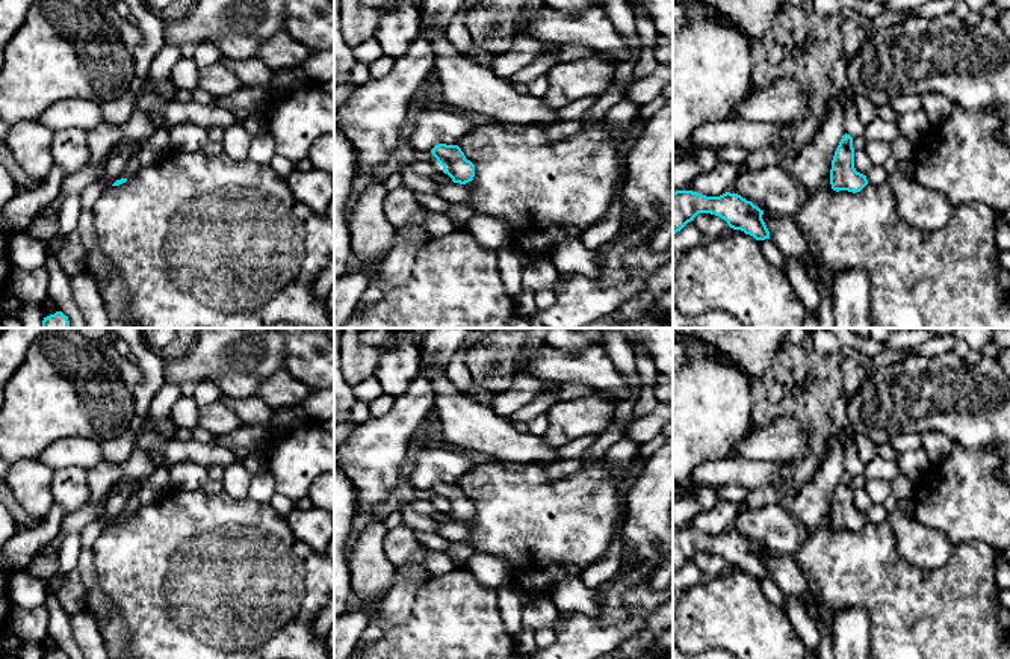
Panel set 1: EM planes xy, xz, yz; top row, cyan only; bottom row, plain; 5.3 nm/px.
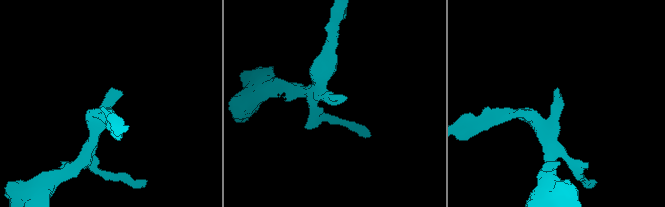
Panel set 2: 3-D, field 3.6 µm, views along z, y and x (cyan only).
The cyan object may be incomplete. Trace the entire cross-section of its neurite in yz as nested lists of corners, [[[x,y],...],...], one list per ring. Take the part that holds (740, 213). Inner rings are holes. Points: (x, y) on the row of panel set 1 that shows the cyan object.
[[[692,190],[673,192],[673,236],[699,213],[720,216],[733,230],[741,230],[756,240],[770,239],[762,219],[764,210],[738,193],[726,192],[720,196],[706,196]]]

